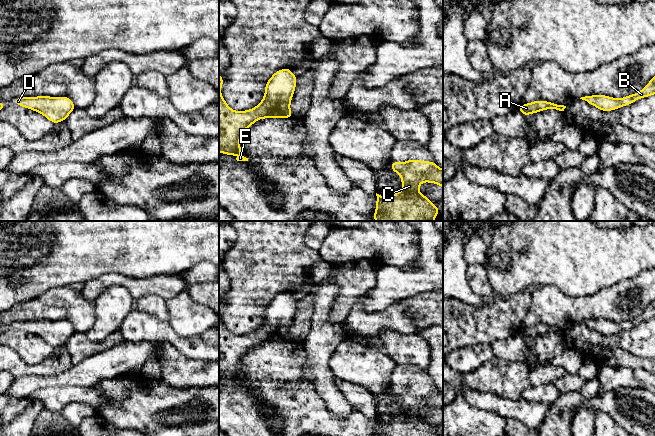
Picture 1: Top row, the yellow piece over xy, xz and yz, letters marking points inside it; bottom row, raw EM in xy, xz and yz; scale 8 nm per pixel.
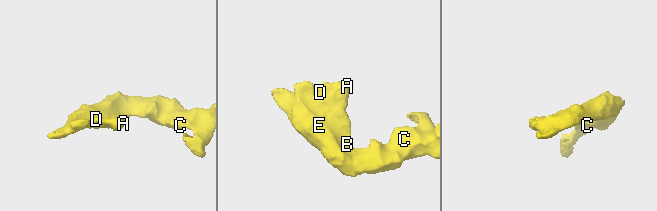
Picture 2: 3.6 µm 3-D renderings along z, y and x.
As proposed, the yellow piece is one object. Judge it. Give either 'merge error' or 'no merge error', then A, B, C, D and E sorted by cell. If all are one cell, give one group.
no merge error | A B C D E

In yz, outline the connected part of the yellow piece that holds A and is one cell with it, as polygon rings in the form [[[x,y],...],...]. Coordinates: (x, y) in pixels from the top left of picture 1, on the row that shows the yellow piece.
[[[537,100],[528,104],[521,104],[518,107],[518,110],[524,115],[534,114],[540,111],[544,111],[546,109],[556,109],[559,111],[564,111],[566,106],[555,104],[552,102]]]

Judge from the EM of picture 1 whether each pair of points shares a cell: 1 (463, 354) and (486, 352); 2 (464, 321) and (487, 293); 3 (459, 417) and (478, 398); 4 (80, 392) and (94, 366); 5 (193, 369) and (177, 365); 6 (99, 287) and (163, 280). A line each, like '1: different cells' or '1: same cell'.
1: same cell
2: different cells
3: different cells
4: different cells
5: same cell
6: same cell

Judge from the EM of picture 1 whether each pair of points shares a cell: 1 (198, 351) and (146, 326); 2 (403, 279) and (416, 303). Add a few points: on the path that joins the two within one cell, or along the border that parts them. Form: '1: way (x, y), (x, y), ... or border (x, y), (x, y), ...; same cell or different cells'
1: way (185, 345), (159, 331); same cell
2: border (432, 289), (419, 291), (390, 305); different cells

